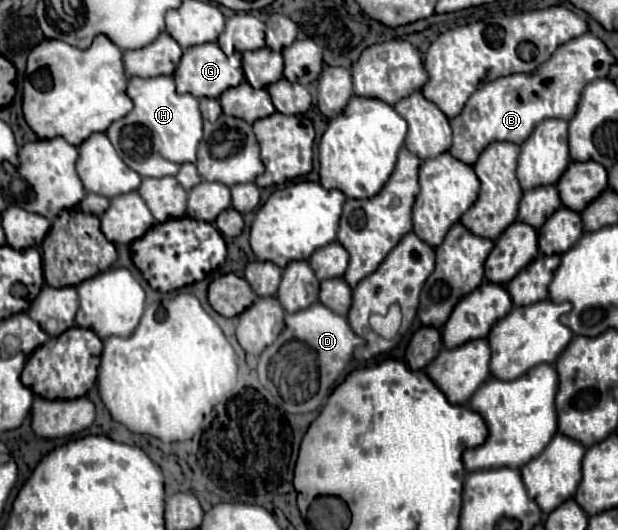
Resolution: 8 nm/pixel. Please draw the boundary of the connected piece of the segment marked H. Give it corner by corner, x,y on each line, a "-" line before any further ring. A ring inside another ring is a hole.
131,77
127,85
127,95
133,99
133,109
119,121
111,123
107,129
107,137
119,149
119,155
131,169
135,169
141,177
165,177
177,175
183,163
195,163
197,145
203,139
203,117
199,111
199,99
189,93
177,95
173,77
-
139,125
149,133
149,151
137,151
141,147
131,147
129,139
123,137
125,127

